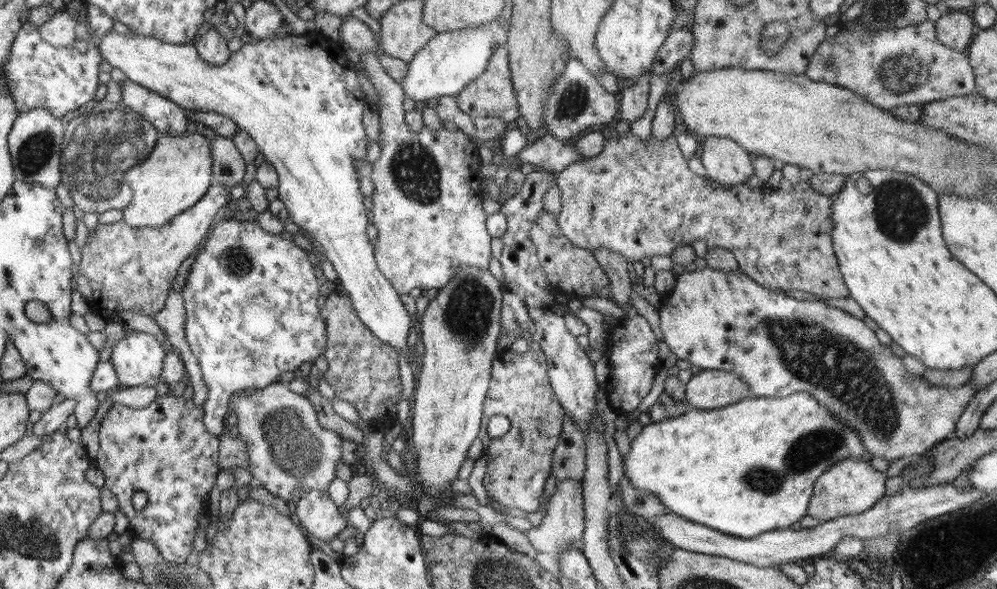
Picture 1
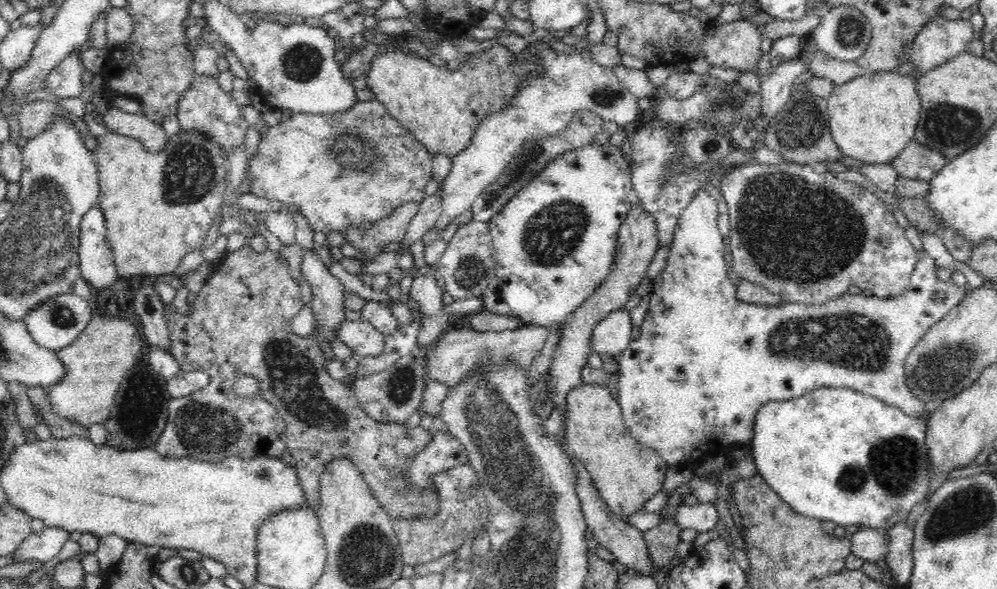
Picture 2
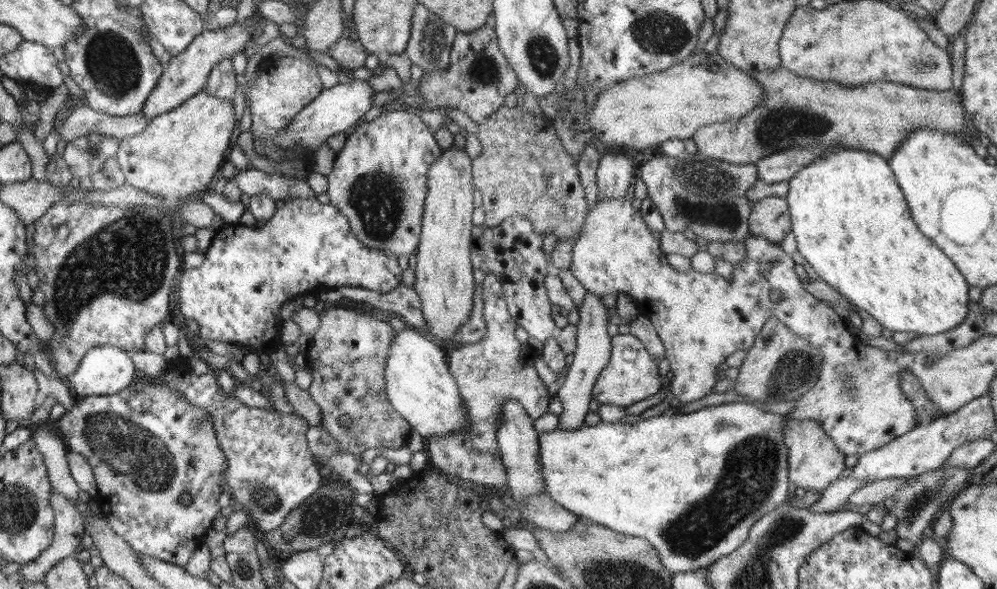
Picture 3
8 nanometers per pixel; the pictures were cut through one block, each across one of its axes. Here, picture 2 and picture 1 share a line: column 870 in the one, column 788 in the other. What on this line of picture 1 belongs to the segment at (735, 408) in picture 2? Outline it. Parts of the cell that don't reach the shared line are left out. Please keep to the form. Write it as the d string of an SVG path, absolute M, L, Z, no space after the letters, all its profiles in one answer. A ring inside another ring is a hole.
M705 266L703 269L698 268L694 272L685 271L683 274L676 276L674 294L668 295L666 310L658 309L658 313L660 314L660 329L662 329L664 335L664 341L679 360L688 361L692 365L700 367L702 371L720 370L738 375L749 386L754 397L786 398L795 392L807 392L812 398L823 404L829 412L837 416L844 425L852 427L860 435L862 444L870 455L880 456L880 458L885 458L888 461L922 455L930 447L936 446L953 436L960 415L965 411L970 400L973 399L973 395L977 393L976 389L973 390L972 381L968 381L959 387L939 387L931 385L922 376L910 374L906 370L903 360L893 354L890 346L880 343L875 332L870 330L863 320L858 320L858 318L851 316L850 313L844 312L835 303L826 304L822 301L816 302L816 300L814 302L795 300L790 297L789 293L776 293L760 286L755 280L740 272L739 269L721 271Z

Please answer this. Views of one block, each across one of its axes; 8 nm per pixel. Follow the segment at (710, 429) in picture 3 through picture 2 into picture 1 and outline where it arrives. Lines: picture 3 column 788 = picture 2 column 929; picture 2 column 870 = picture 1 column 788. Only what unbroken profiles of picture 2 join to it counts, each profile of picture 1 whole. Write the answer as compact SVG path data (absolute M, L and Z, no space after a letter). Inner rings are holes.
M795 392L786 398L760 398L750 396L734 404L718 407L717 409L702 410L690 408L684 414L671 419L657 420L648 426L642 428L642 432L632 440L628 454L623 458L623 476L627 476L630 484L634 488L647 490L650 494L658 496L660 502L671 510L672 513L730 534L738 538L754 538L766 531L775 531L778 529L790 529L794 522L798 522L807 514L808 503L813 491L814 481L827 468L830 468L835 462L843 458L856 457L870 461L872 455L867 452L862 444L860 435L842 423L837 416L834 416L823 404L820 404L815 398L812 398L807 392Z

